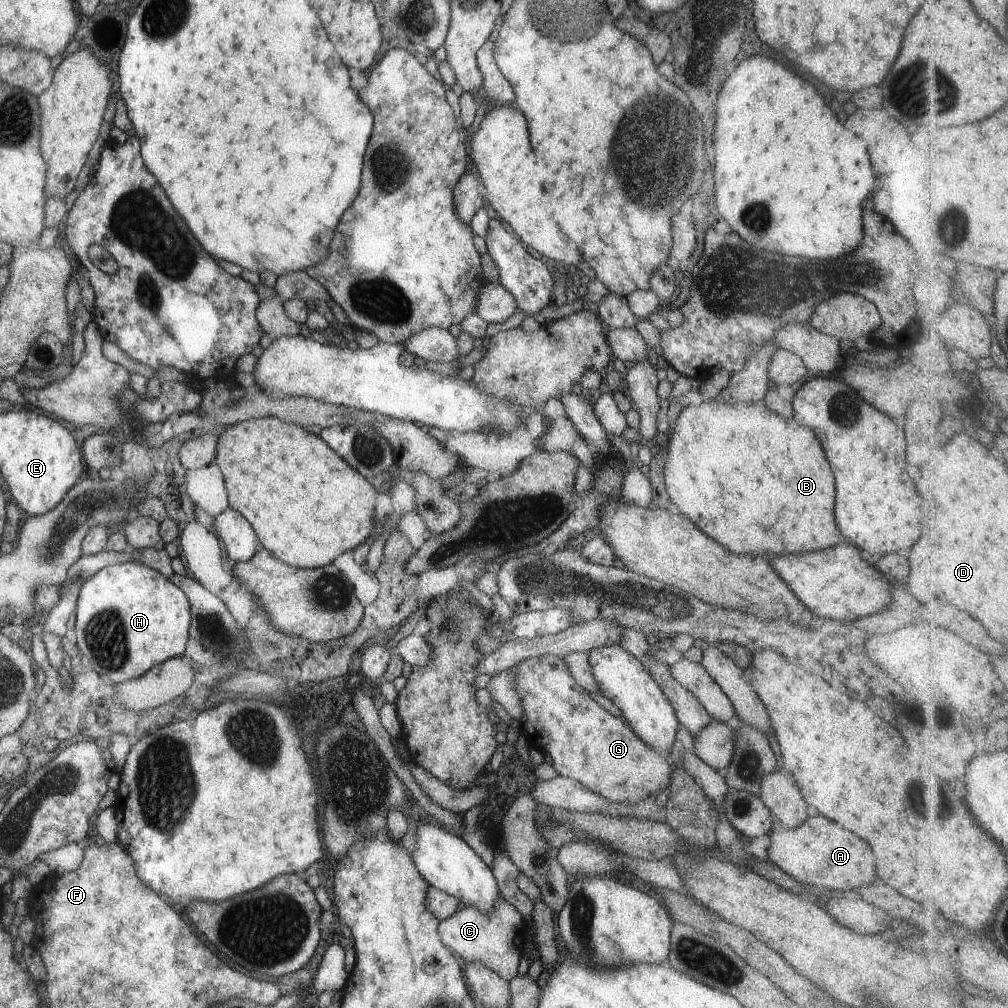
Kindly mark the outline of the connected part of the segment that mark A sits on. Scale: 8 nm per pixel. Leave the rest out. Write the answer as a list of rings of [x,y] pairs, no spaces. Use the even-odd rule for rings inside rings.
[[[808,816],[798,828],[783,828],[775,823],[770,832],[768,860],[800,883],[812,884],[847,895],[848,890],[872,884],[876,880],[876,856],[872,848],[856,834],[844,830],[824,816]]]

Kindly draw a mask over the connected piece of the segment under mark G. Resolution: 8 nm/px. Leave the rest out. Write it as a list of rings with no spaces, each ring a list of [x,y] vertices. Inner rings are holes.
[[[542,655],[522,661],[514,667],[517,668],[515,688],[524,714],[520,719],[522,736],[531,748],[552,758],[552,766],[558,775],[577,781],[610,802],[627,804],[640,802],[650,794],[658,795],[660,790],[670,785],[674,768],[669,765],[667,758],[646,745],[622,717],[613,716],[594,701],[591,694],[574,681],[562,657]]]

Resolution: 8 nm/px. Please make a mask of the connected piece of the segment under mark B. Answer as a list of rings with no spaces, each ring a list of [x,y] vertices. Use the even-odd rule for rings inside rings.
[[[721,398],[711,399],[710,401],[705,400],[700,406],[690,404],[682,408],[677,424],[674,426],[674,434],[669,435],[669,444],[664,475],[666,491],[670,495],[670,500],[703,534],[706,534],[733,554],[776,556],[788,553],[808,553],[809,551],[822,551],[834,547],[841,540],[842,542],[847,541],[841,537],[838,528],[836,528],[837,523],[835,522],[834,513],[836,490],[832,468],[830,468],[830,464],[828,464],[826,456],[824,456],[824,450],[822,450],[816,434],[810,428],[798,425],[794,419],[785,420],[760,401],[758,403],[741,402],[728,405]]]

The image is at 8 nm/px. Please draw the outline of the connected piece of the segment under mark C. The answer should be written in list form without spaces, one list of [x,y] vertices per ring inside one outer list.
[[[502,894],[488,912],[480,912],[476,904],[470,904],[462,906],[450,918],[438,922],[440,941],[461,963],[482,962],[506,982],[512,981],[518,974],[518,965],[525,946],[525,930],[526,924],[520,912]]]

